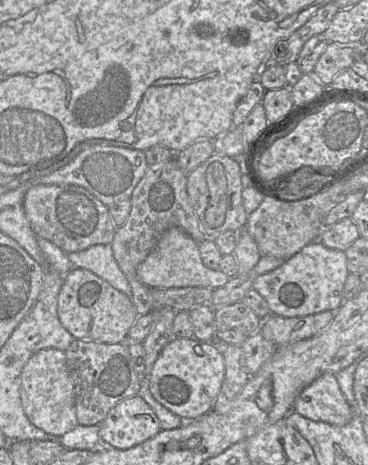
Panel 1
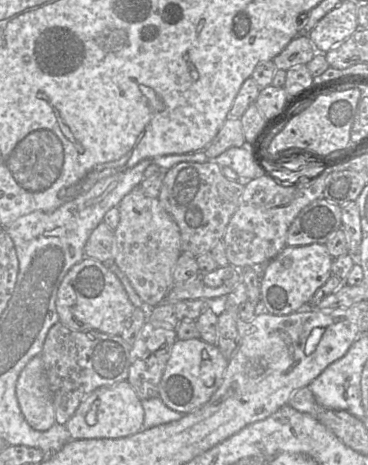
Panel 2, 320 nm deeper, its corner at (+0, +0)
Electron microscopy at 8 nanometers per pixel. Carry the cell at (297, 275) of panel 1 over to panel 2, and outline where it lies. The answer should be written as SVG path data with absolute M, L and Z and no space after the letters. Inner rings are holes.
M325 244L285 246L282 251L262 267L261 304L258 311L275 315L288 315L304 309L331 277L333 258Z

